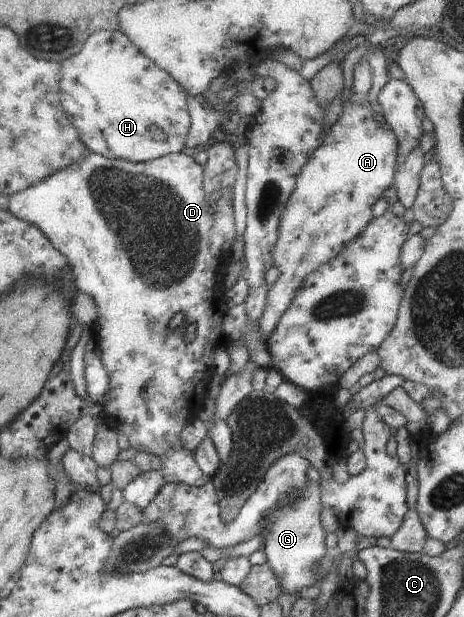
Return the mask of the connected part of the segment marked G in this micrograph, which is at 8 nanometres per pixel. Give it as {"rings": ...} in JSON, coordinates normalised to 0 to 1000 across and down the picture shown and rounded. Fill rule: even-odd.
{"rings":[[[666,781],[666,791],[653,797],[653,807],[644,814],[636,814],[627,823],[606,823],[597,830],[588,830],[588,836],[580,836],[571,843],[571,856],[565,862],[571,872],[567,882],[567,896],[580,917],[588,921],[593,934],[606,943],[610,961],[627,966],[640,963],[649,953],[679,950],[683,947],[688,925],[688,911],[705,900],[705,885],[700,885],[700,872],[705,862],[692,849],[692,827],[696,827],[696,794],[692,784]]]}

